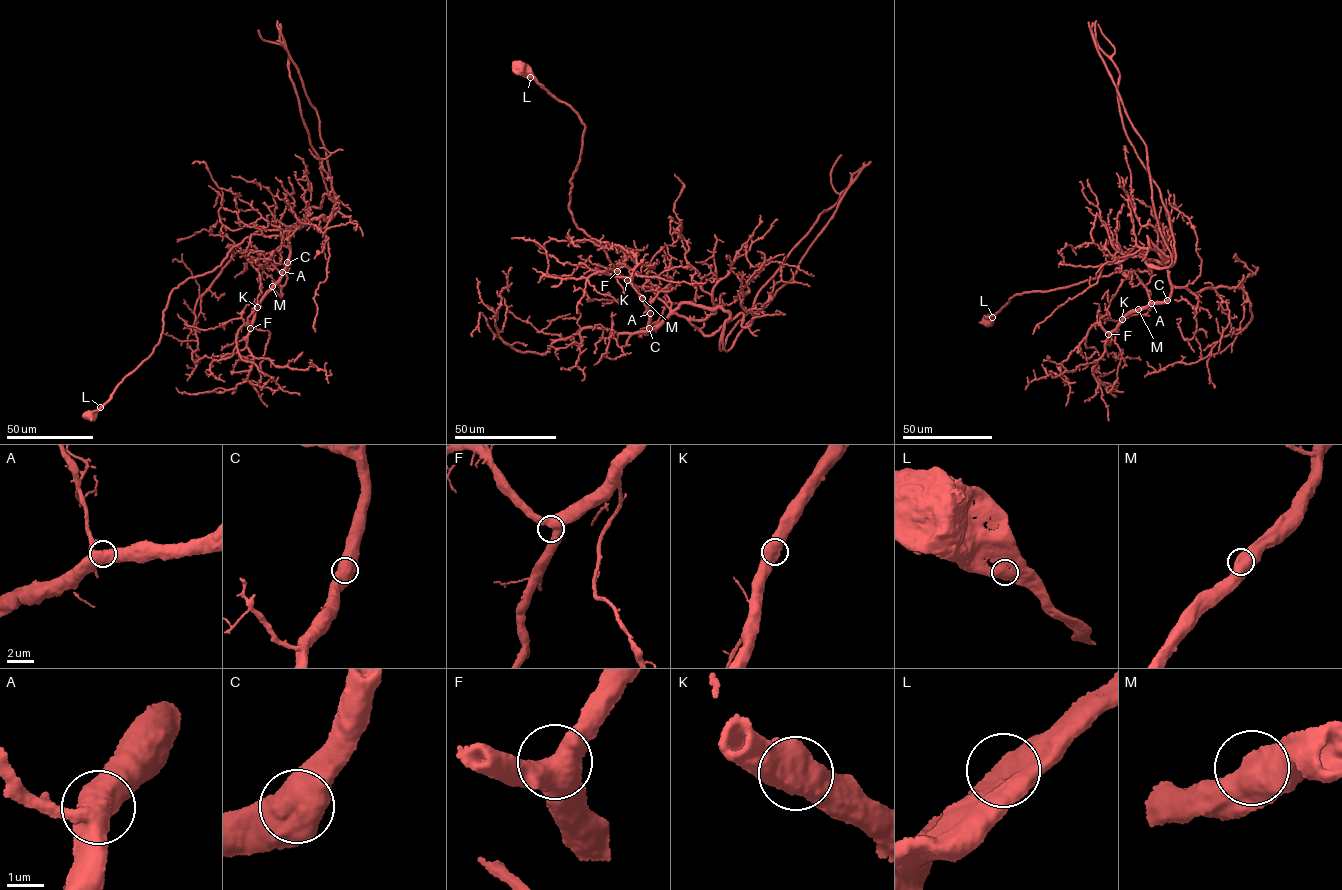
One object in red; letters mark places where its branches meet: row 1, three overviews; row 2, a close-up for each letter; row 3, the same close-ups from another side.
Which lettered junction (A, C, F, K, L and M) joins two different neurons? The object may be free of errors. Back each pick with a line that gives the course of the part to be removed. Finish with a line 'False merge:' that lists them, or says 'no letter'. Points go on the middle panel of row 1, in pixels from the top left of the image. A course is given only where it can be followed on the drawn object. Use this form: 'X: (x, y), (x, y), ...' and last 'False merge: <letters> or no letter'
False merge: no letter

